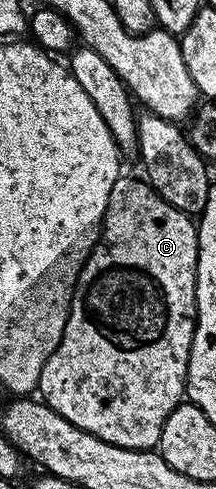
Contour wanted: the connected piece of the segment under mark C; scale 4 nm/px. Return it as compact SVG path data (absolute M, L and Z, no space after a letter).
M121 175L117 183L113 183L113 191L109 191L109 203L103 216L101 239L93 247L89 259L75 284L75 294L71 296L69 319L65 323L65 335L61 335L61 343L57 343L57 351L49 355L45 367L41 371L38 396L57 415L61 415L69 423L97 435L110 445L122 449L154 450L161 439L161 431L165 427L165 419L181 404L187 388L187 364L191 358L191 344L195 334L195 276L197 275L197 255L199 254L199 231L196 222L188 214L177 211L161 195L157 195L146 180L138 181L135 177Z

